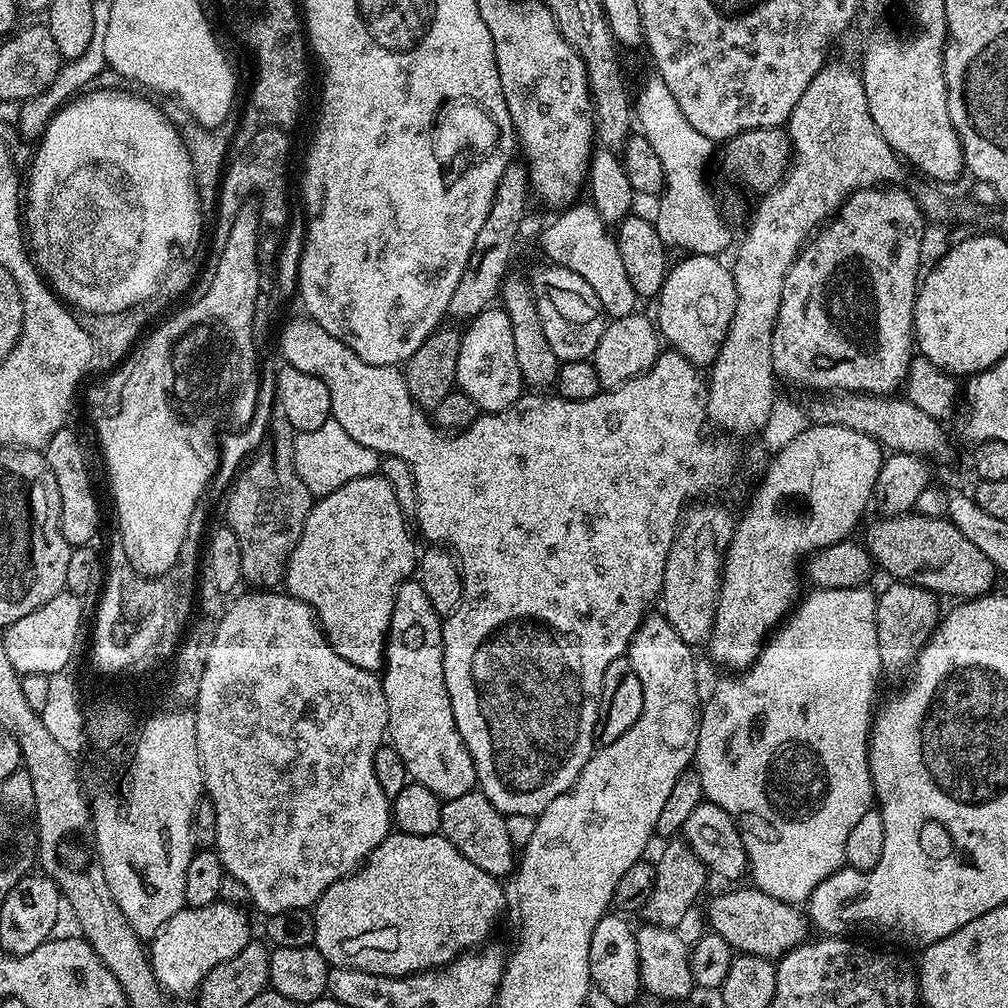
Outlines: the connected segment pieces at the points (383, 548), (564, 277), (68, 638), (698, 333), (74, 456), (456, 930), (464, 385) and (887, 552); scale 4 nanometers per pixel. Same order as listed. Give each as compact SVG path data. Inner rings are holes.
M373 474L354 478L354 482L338 486L338 490L313 503L300 541L289 552L288 565L284 568L282 584L288 595L312 608L324 629L324 637L335 652L367 672L379 673L383 669L384 645L388 642L396 591L418 568L418 547L404 520L407 520L406 514L398 506L398 498L394 498L394 490L384 476Z
M559 266L540 268L530 276L532 297L538 306L538 318L542 318L542 330L546 330L546 338L554 354L562 362L565 360L586 360L598 346L598 338L602 338L602 330L606 317L602 310L602 302L598 302L598 294L574 274L574 270Z
M67 590L59 592L46 606L38 606L34 614L26 614L26 618L18 618L18 622L8 625L2 632L2 643L6 646L6 658L10 658L10 666L21 674L42 674L48 677L59 670L75 654L75 648L80 640L80 623L84 620L84 608L81 597Z
M720 262L673 263L664 280L666 294L659 297L655 319L658 331L670 343L671 351L682 353L691 364L710 366L728 333L734 318L736 287L731 271ZM660 319L660 320L659 320Z
M65 426L50 438L48 447L43 449L46 462L58 482L60 491L60 529L62 538L70 545L91 545L100 528L100 504L96 501L96 492L92 489L92 480L88 477L88 460L84 457L84 448L80 440Z
M399 830L393 831L386 839L368 855L368 859L361 863L360 867L350 876L343 876L338 882L334 882L323 892L314 905L316 918L316 943L315 947L322 954L322 958L328 960L334 968L353 968L379 976L409 976L415 972L431 972L434 968L442 968L452 963L457 956L465 955L469 950L475 950L485 943L484 940L492 932L492 927L500 920L504 912L504 888L497 877L484 873L464 858L448 841L444 835L423 836L422 834L406 834Z
M493 306L467 321L465 328L460 338L455 387L466 393L481 413L504 412L515 405L526 388L514 354L510 318L503 307Z
M919 514L885 516L865 530L862 543L872 555L873 561L900 582L916 584L939 594L941 597L960 596L961 601L975 600L993 591L992 583L998 579L996 567L952 524L941 517L926 517Z

